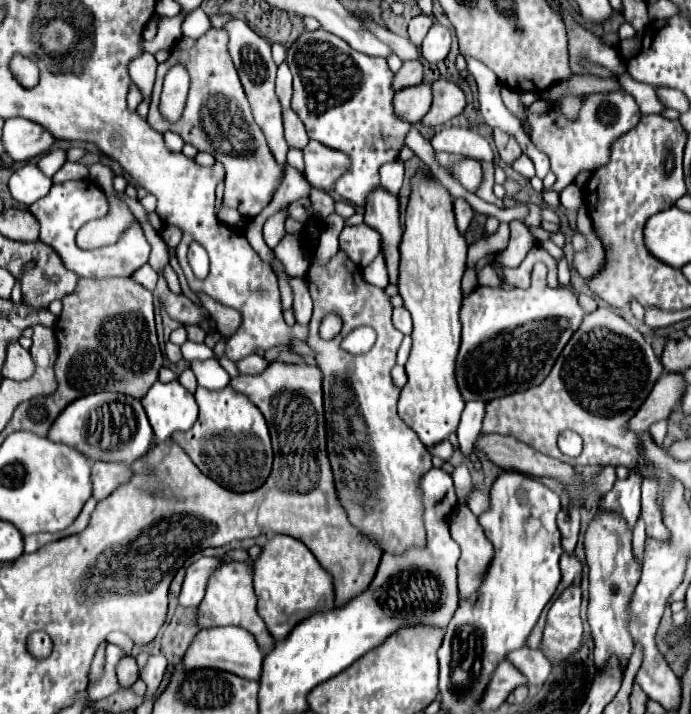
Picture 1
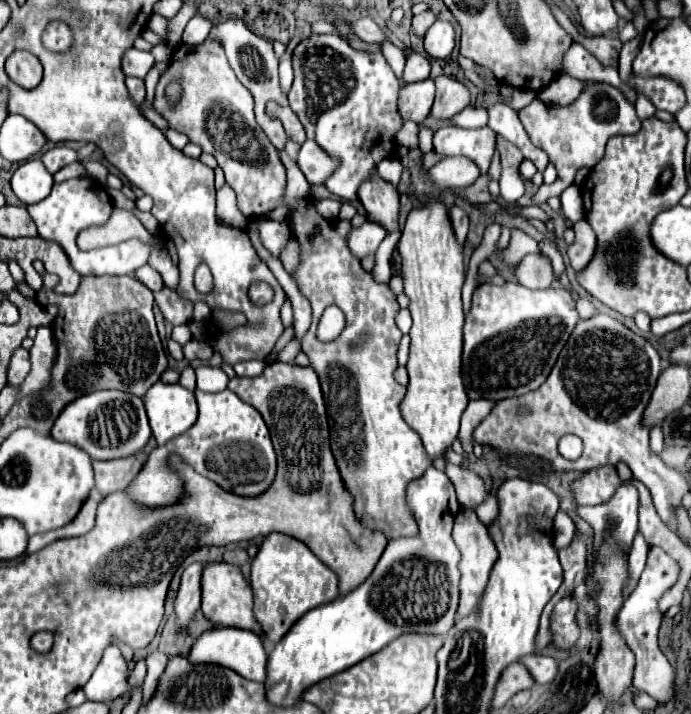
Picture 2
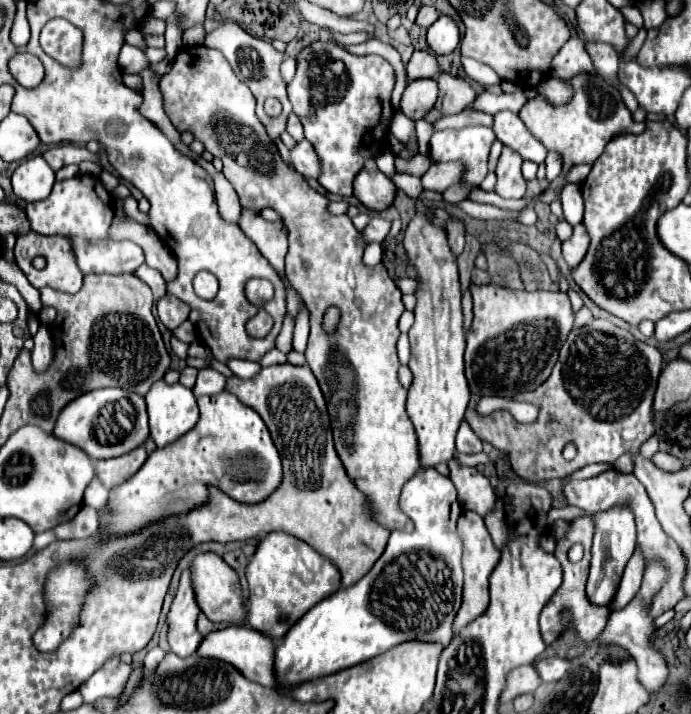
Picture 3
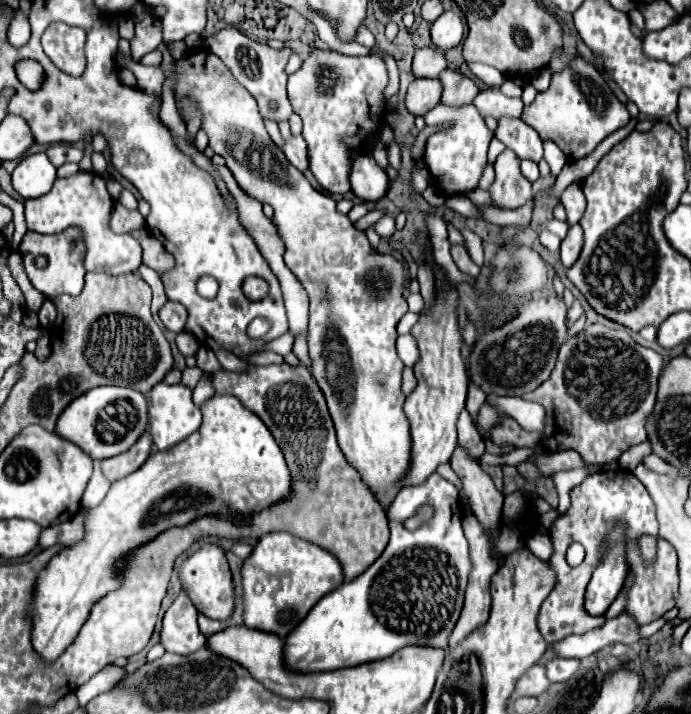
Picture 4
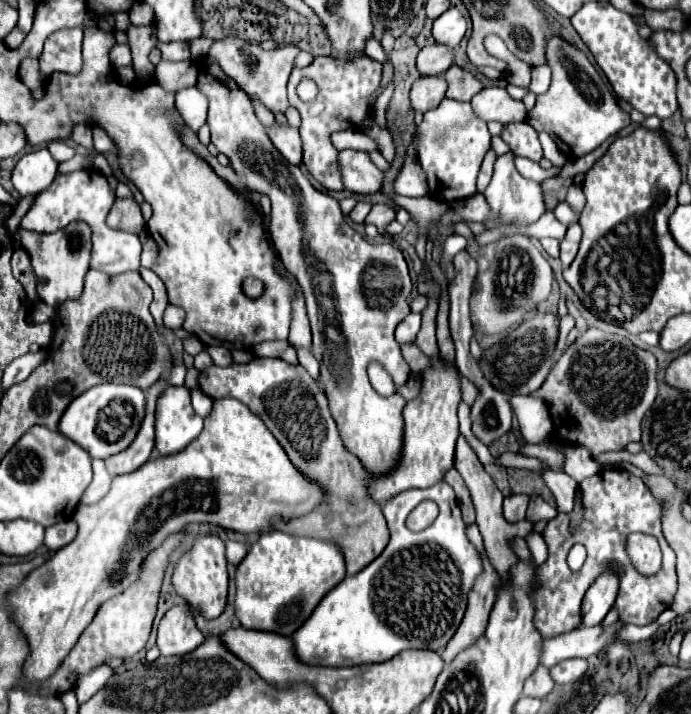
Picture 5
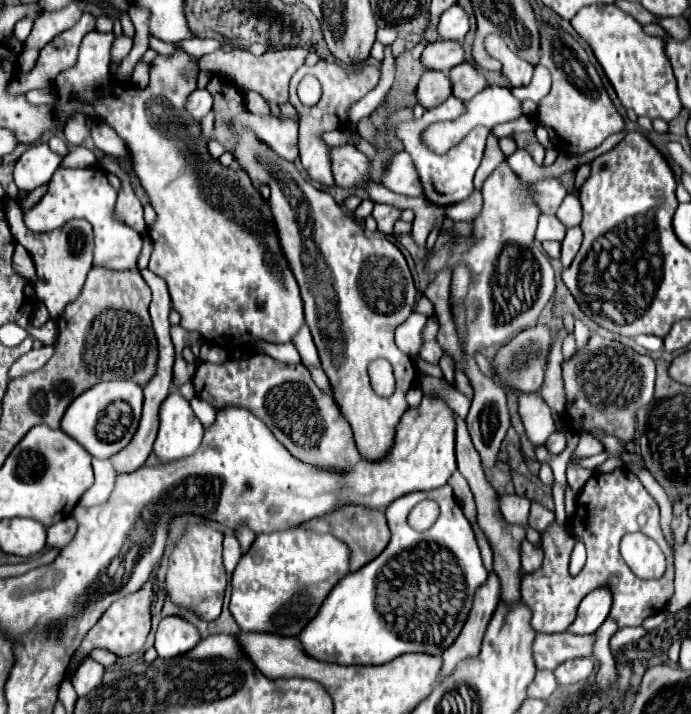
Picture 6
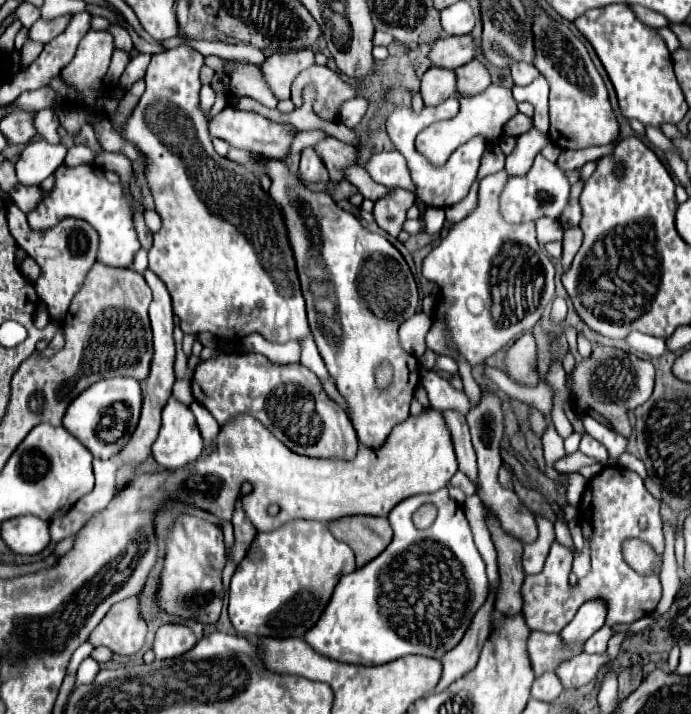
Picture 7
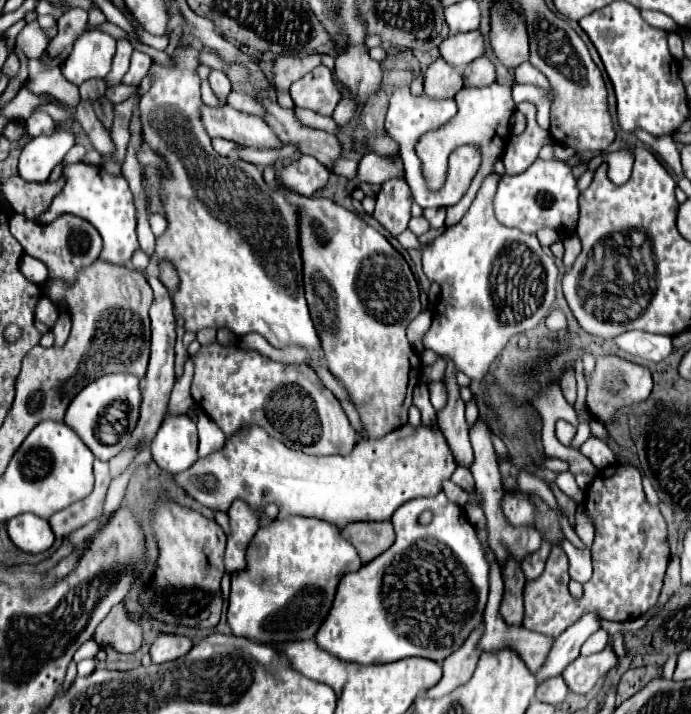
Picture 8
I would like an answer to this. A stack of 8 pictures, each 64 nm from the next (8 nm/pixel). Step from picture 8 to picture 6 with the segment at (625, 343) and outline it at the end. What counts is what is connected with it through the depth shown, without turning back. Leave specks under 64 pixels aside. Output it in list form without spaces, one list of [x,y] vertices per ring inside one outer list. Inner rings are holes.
[[[642,334],[642,336],[634,336],[634,342],[650,352],[660,352],[664,350],[664,342],[662,338],[656,338],[656,336],[648,336],[648,334]]]

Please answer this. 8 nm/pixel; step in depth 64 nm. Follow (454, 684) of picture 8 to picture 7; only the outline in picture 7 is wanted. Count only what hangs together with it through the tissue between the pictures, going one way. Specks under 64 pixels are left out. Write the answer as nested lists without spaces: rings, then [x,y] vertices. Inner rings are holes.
[[[490,592],[484,608],[480,608],[480,612],[476,612],[468,632],[464,634],[464,640],[460,640],[460,644],[456,648],[452,648],[452,652],[446,652],[442,656],[444,672],[442,672],[438,686],[434,688],[434,694],[444,692],[452,682],[464,678],[476,666],[484,640],[488,638],[488,632],[490,632],[488,620],[492,616],[492,610],[494,610],[494,596]]]

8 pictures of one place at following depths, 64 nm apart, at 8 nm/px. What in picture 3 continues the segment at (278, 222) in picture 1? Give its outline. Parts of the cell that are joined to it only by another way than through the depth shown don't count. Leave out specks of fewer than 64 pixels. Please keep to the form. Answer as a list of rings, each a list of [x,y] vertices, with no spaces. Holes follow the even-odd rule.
[[[242,208],[242,216],[240,216],[238,224],[240,224],[242,232],[256,244],[260,254],[272,264],[272,268],[282,278],[286,278],[284,256],[288,250],[288,240],[286,240],[284,226],[278,222],[264,220],[260,216],[260,212],[250,210],[250,208]]]

